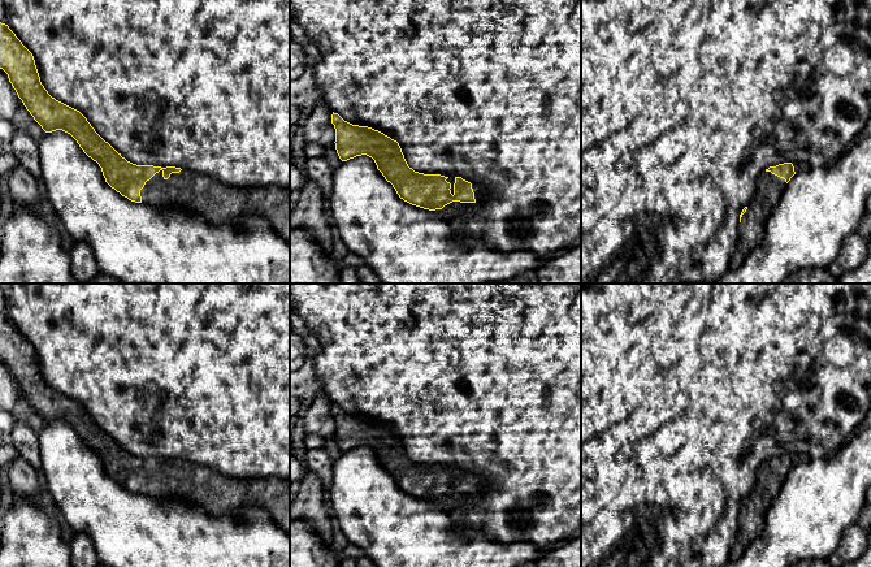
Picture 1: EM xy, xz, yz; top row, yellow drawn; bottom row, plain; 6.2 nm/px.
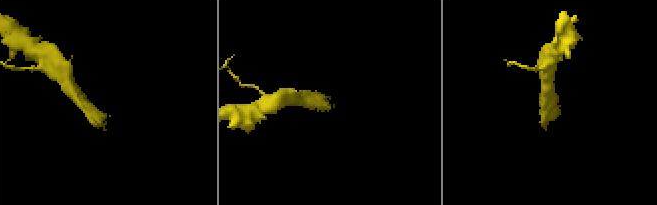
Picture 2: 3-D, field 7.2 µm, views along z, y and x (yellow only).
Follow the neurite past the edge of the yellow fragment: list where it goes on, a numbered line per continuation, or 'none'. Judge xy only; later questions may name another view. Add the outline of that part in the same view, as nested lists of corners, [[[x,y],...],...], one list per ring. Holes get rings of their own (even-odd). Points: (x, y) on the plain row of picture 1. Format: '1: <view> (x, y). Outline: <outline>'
1: xy (219, 494). Outline: [[[187,460],[165,471],[160,462],[146,473],[140,488],[142,494],[159,501],[186,501],[212,515],[259,506],[290,536],[290,480],[286,479],[234,479]]]

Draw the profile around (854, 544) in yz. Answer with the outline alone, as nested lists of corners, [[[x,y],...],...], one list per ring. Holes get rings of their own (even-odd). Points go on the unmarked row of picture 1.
[[[858,524],[845,531],[838,549],[827,557],[832,567],[841,567],[845,563],[855,562],[867,550],[868,533]]]

